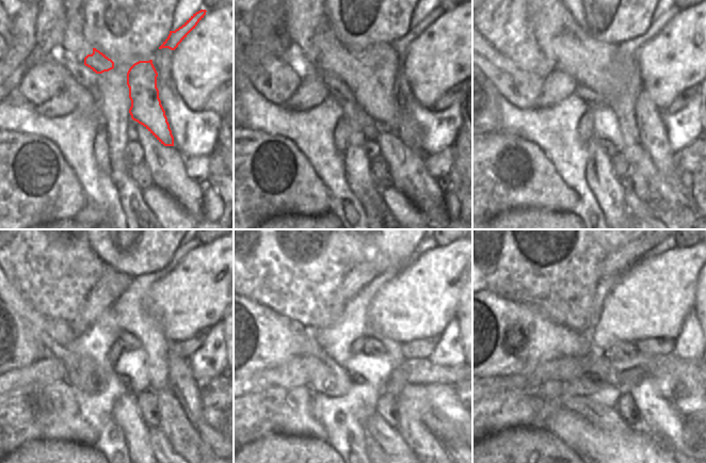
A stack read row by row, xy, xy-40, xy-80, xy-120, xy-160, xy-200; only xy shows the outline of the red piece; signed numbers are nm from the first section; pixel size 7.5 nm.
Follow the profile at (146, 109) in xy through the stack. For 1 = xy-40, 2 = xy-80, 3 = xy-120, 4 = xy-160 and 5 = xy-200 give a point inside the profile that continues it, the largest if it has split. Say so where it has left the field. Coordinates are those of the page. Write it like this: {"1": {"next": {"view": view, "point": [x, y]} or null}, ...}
{"1": {"next": {"view": "xy-40", "point": [372, 75]}}, "2": {"next": {"view": "xy-80", "point": [606, 68]}}, "3": {"next": {"view": "xy-120", "point": [112, 283]}}, "4": {"next": {"view": "xy-160", "point": [362, 274]}}, "5": {"next": {"view": "xy-200", "point": [624, 257]}}}

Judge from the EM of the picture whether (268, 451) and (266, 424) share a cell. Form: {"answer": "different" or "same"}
{"answer": "different"}

